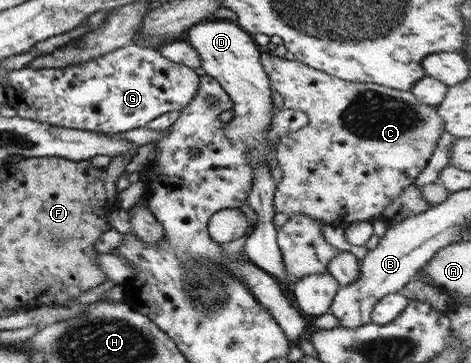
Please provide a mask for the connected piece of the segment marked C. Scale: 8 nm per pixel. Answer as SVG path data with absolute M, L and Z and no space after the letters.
M266 51L261 52L260 63L264 72L266 72L266 76L268 76L271 89L275 89L282 96L283 109L298 109L298 111L305 113L307 117L304 127L284 134L278 140L278 145L276 145L274 161L275 165L278 165L280 170L282 170L282 179L275 185L275 191L273 192L271 209L274 210L274 213L285 213L289 216L290 214L302 212L302 214L306 214L310 218L322 220L326 225L329 225L332 221L342 221L342 223L349 224L356 221L371 221L373 217L376 217L376 215L382 212L402 192L404 187L407 187L407 185L412 184L416 180L423 167L426 166L430 154L434 151L440 133L444 131L442 118L436 112L437 106L426 105L418 101L418 98L414 97L414 94L409 91L390 89L383 85L376 85L375 83L352 83L344 81L318 71L318 69L308 67L308 65L304 65L300 61L286 60L282 57L270 55Z

